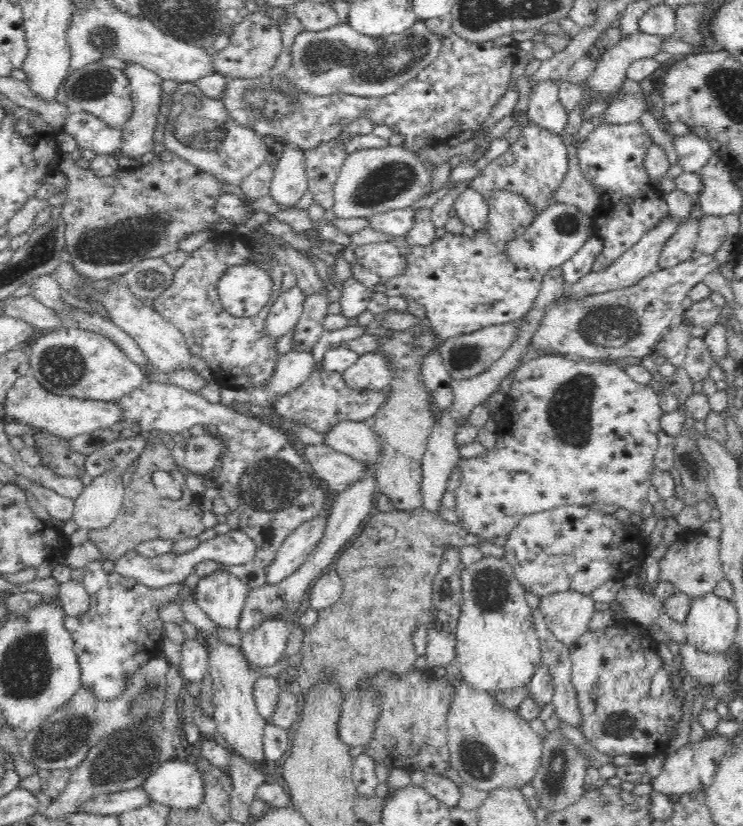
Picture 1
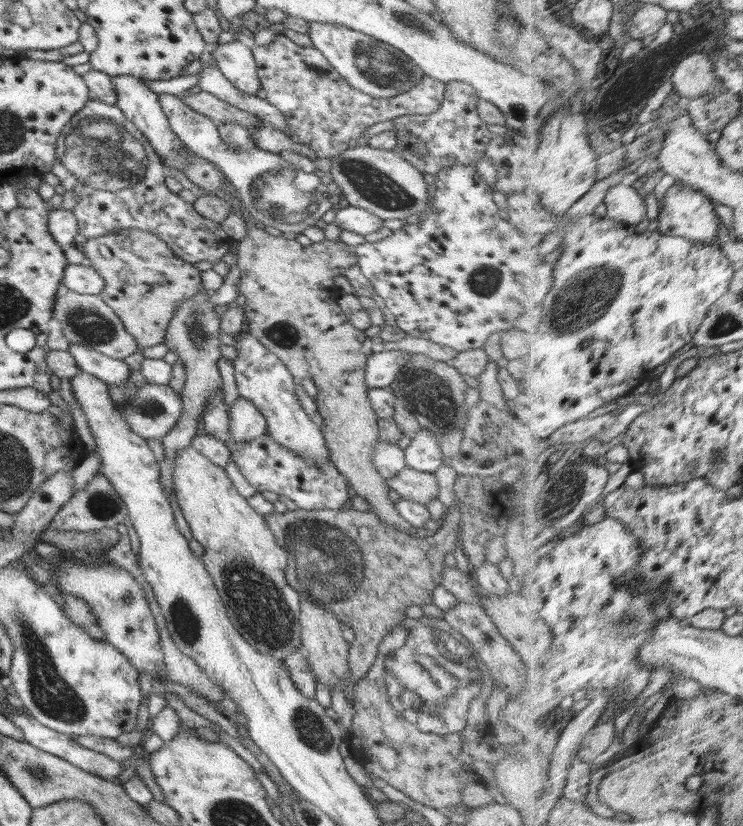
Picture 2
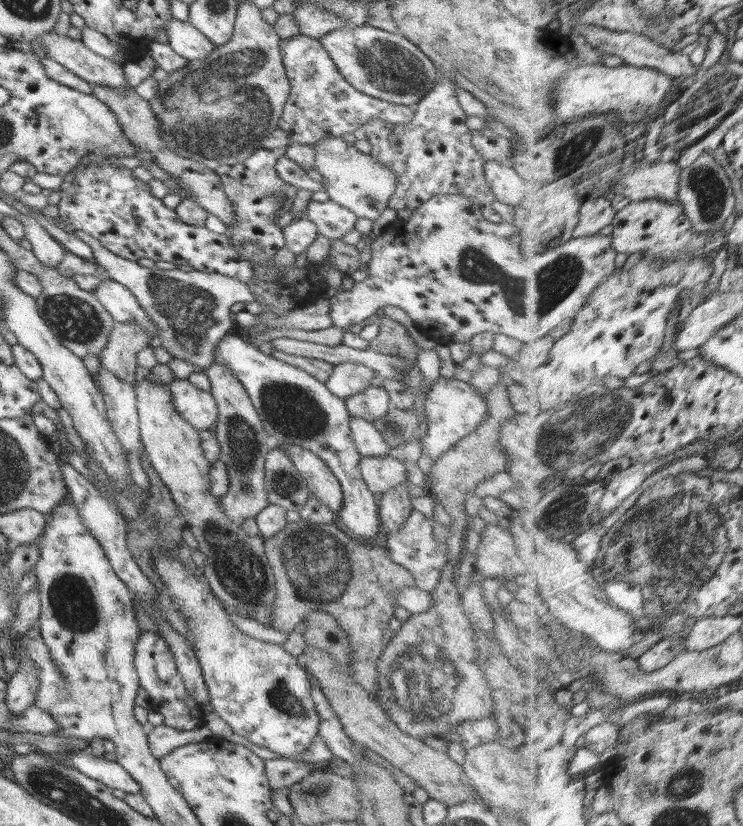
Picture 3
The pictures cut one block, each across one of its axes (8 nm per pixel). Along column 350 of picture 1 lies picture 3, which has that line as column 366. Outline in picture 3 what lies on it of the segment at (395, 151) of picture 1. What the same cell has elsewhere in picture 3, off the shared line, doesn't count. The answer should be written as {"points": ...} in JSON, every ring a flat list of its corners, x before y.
{"points":[[326,137,314,146,316,170,324,179,324,197,350,210,357,218,375,221,388,208,388,201,396,191,392,170,376,162,368,153,358,151,342,137]]}

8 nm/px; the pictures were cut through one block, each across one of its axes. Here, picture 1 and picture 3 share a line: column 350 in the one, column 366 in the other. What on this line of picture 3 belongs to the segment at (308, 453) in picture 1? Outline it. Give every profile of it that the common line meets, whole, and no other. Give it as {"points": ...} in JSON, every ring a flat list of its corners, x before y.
{"points":[[387,455,382,457,362,457,358,464,362,480,370,492,377,497,387,490,407,482,408,473,404,463]]}

